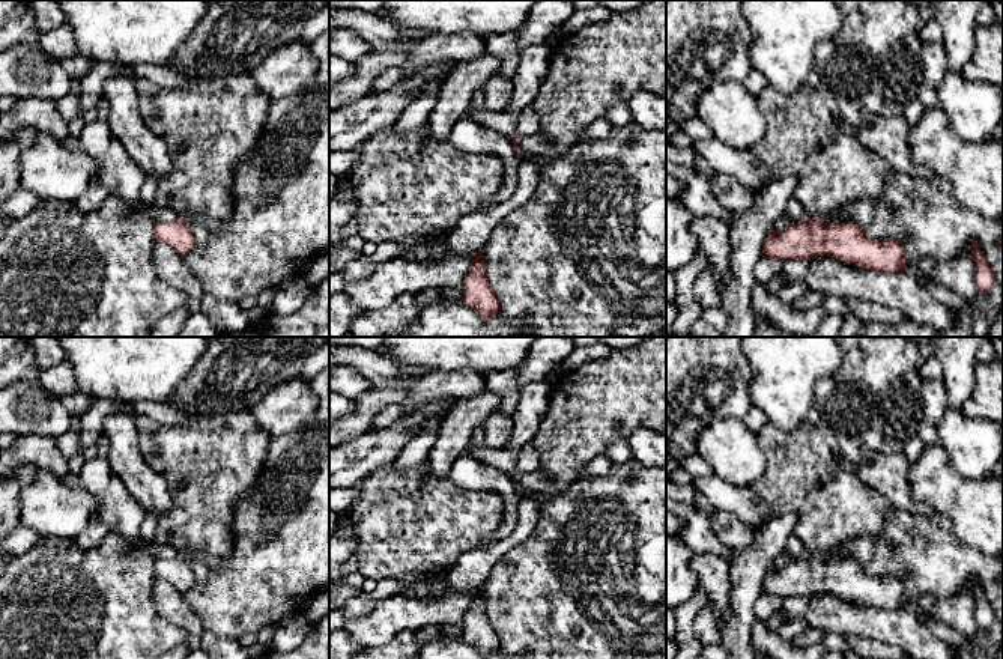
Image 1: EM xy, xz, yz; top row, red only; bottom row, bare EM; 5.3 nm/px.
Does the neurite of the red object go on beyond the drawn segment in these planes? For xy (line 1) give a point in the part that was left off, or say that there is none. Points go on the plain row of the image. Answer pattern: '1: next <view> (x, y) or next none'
1: next none

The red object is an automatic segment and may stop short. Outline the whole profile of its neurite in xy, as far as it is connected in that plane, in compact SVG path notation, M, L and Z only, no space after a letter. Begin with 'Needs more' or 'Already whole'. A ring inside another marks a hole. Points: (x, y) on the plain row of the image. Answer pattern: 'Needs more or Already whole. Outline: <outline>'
Already whole. Outline: M182 554L171 560L155 558L153 576L171 584L180 594L185 594L195 584L195 575Z

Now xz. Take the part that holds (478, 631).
Already whole. Outline: M481 587L475 590L472 606L465 615L462 638L475 647L481 654L492 654L501 650L501 641L487 617Z

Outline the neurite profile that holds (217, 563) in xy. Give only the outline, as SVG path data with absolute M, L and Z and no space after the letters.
M188 552L185 554L186 561L200 561L209 569L221 570L224 567L224 558L209 555L206 552Z

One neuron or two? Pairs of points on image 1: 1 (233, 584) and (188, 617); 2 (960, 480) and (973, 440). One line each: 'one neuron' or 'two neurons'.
1: two neurons
2: one neuron

